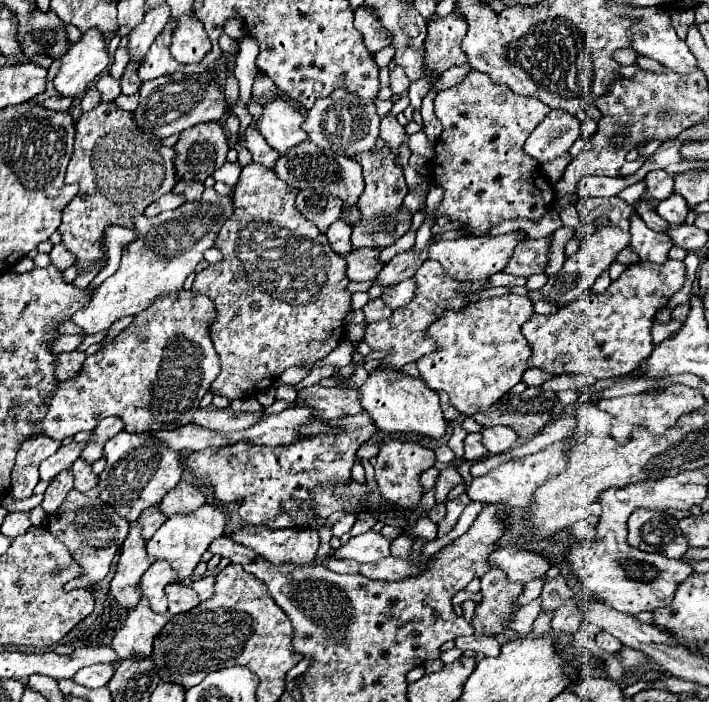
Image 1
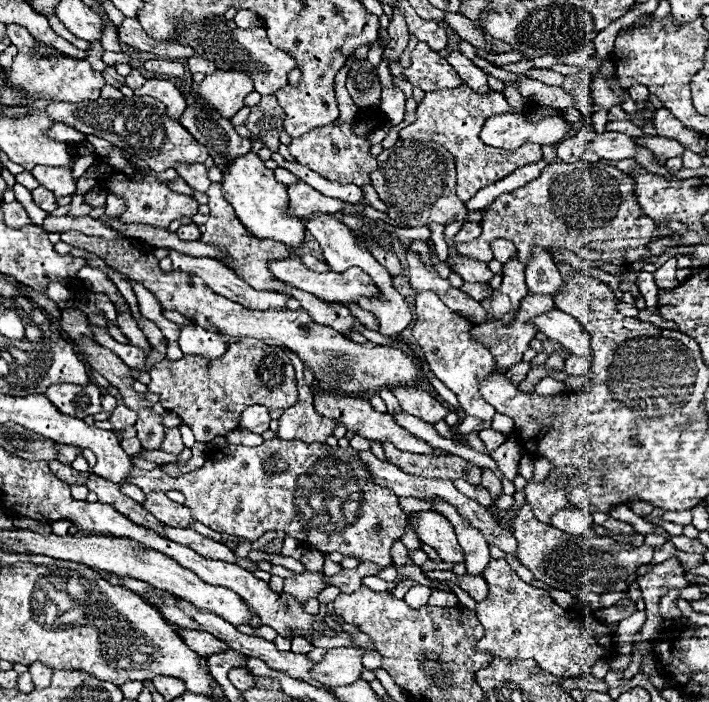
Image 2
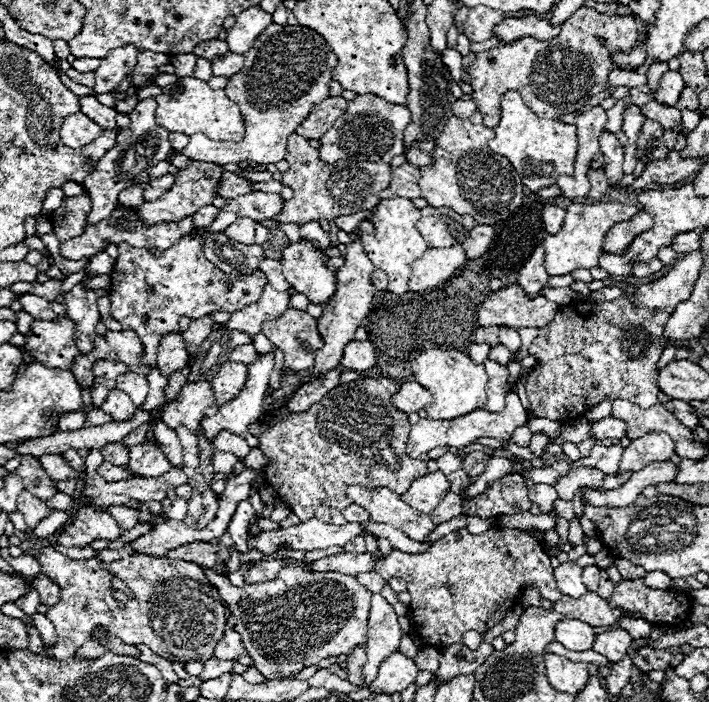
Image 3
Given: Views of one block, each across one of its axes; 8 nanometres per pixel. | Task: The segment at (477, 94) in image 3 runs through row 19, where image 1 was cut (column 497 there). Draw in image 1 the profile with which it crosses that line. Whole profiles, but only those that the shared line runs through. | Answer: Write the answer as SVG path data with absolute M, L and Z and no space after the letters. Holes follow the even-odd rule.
M490 568L484 576L482 576L482 596L484 600L480 602L480 606L476 609L472 627L476 632L484 634L502 634L504 626L502 622L506 618L510 618L512 614L512 604L516 600L516 596L524 590L522 584L518 582L510 582L502 570Z

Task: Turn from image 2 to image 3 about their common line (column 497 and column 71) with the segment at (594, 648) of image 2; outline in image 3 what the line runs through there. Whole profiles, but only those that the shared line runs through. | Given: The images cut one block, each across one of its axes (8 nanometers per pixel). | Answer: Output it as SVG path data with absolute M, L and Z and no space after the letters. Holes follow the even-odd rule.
M52 546L42 548L36 560L42 566L42 574L52 578L62 590L60 602L46 610L58 640L54 646L42 648L42 658L72 658L88 636L94 634L94 626L106 626L106 634L122 638L124 644L146 644L166 660L206 662L214 656L214 648L226 628L226 608L218 594L212 594L212 586L198 564L144 554L132 554L116 562L102 562L98 558L72 560ZM112 578L120 578L132 590L134 598L122 608L118 608L112 596Z

